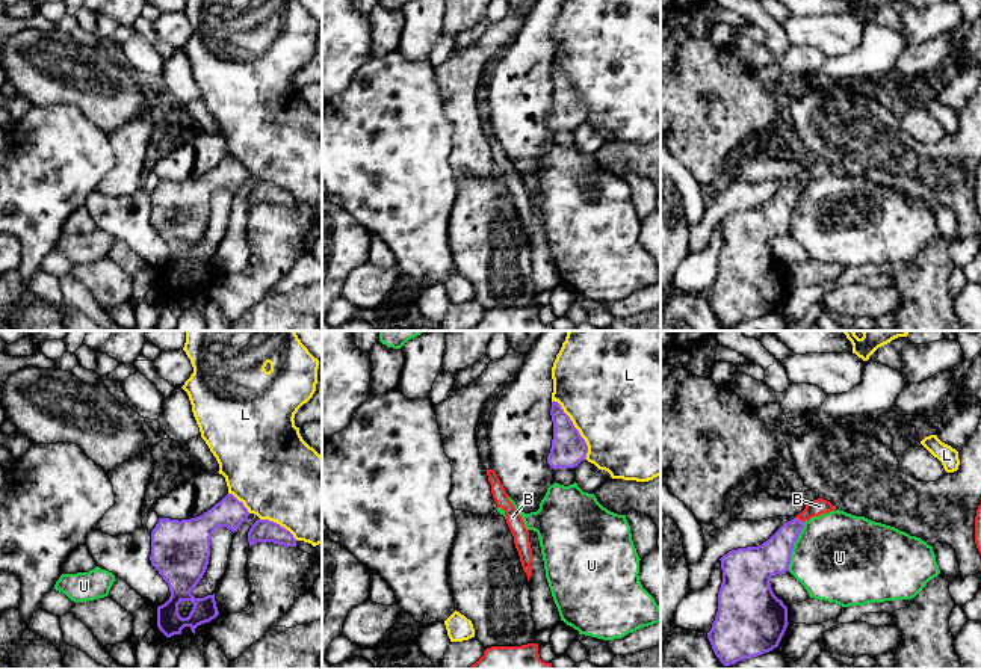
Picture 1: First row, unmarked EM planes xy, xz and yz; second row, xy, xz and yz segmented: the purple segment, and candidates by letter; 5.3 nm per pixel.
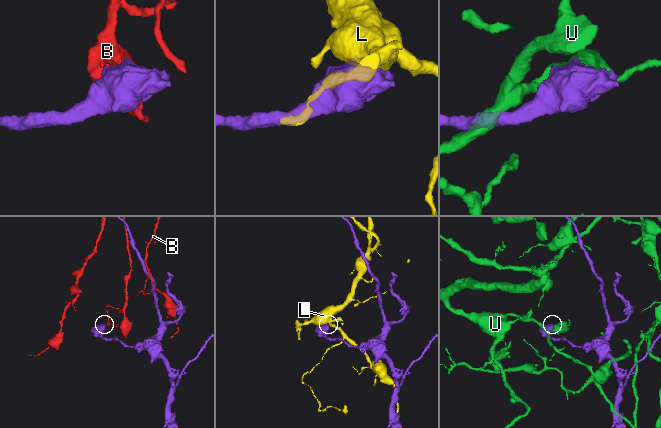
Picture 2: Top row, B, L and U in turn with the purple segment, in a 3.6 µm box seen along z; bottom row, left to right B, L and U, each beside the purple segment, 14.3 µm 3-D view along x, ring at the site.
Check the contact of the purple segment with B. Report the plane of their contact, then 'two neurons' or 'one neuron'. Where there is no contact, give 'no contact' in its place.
contact in yz; two neurons

